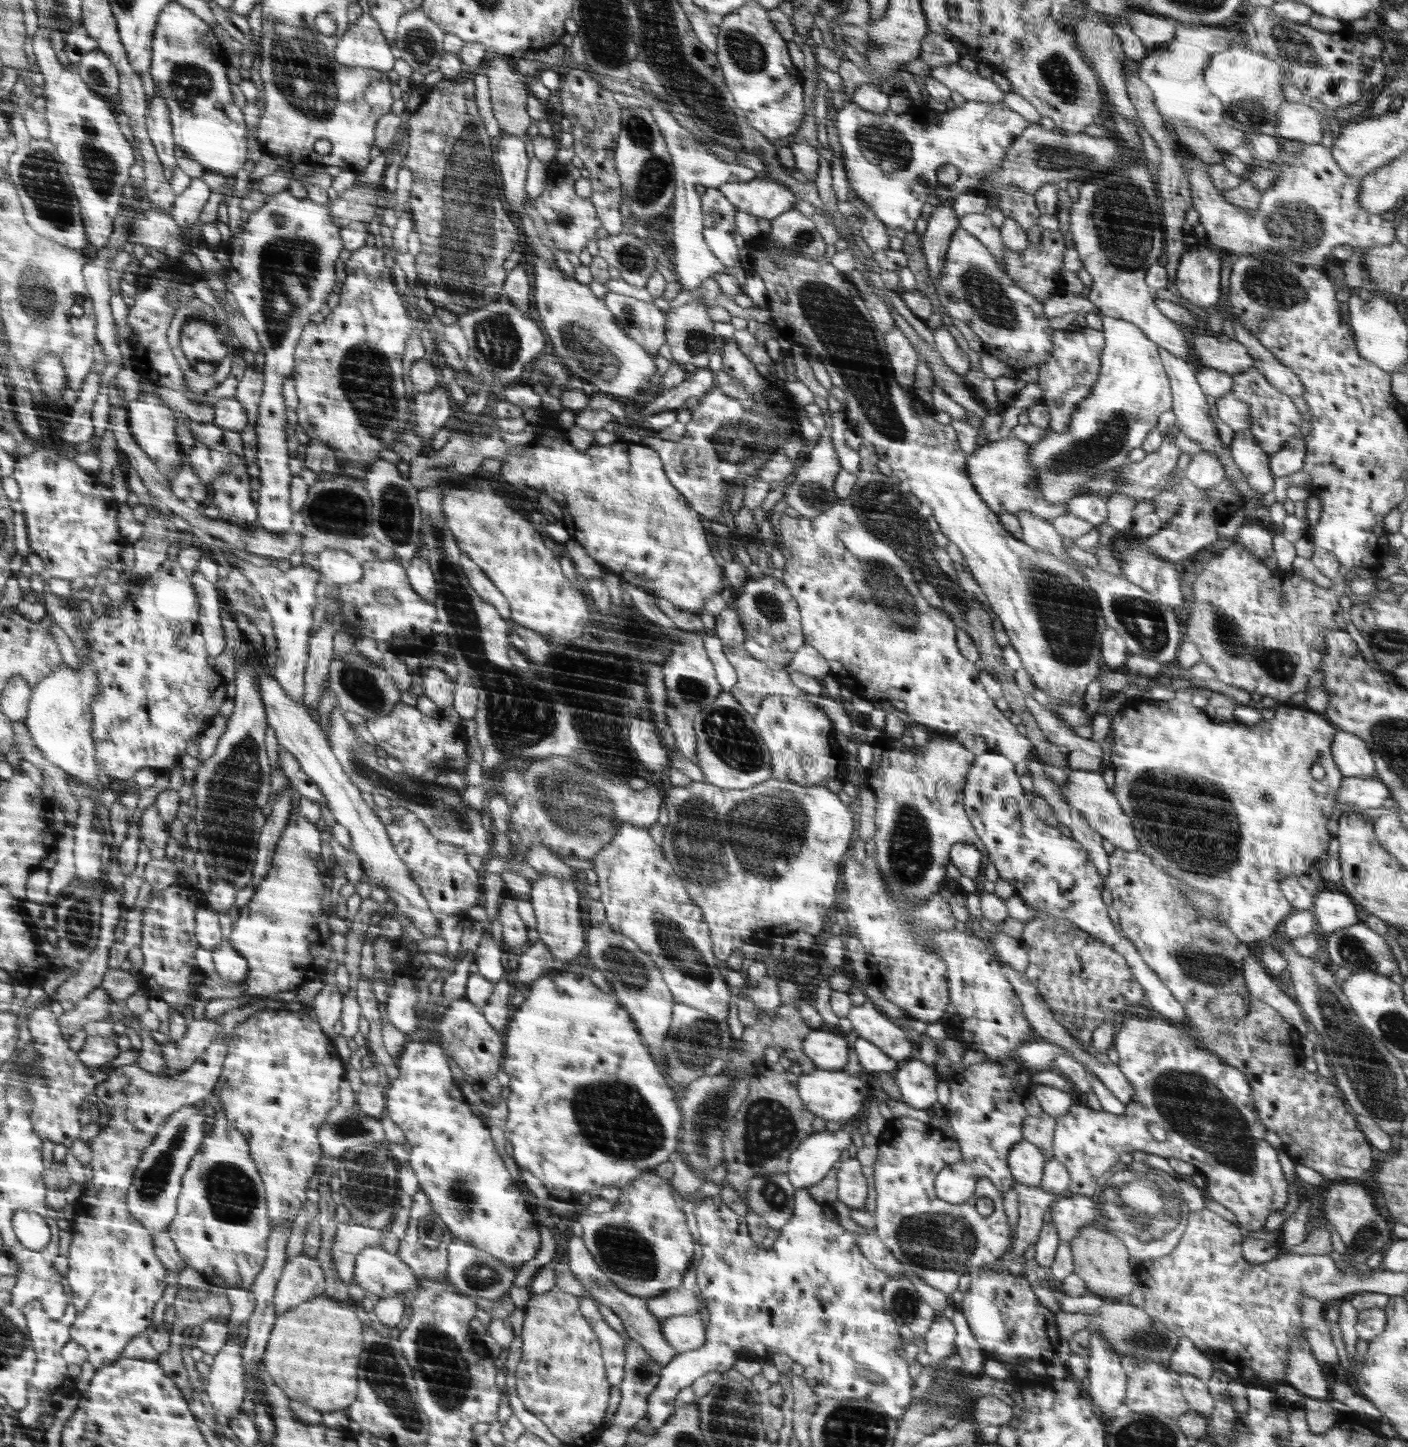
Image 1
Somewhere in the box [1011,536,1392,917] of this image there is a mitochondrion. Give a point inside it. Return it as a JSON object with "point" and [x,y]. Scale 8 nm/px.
{"point":[1201,834]}

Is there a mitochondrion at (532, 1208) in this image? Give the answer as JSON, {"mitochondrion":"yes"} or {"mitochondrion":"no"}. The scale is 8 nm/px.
{"mitochondrion":"no"}

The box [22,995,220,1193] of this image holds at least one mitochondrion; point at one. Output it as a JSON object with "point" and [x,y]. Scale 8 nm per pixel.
{"point":[42,1076]}

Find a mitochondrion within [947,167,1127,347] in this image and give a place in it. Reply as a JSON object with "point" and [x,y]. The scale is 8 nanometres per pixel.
{"point":[986,296]}

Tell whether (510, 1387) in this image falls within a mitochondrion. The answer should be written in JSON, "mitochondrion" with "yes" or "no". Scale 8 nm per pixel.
{"mitochondrion":"no"}

